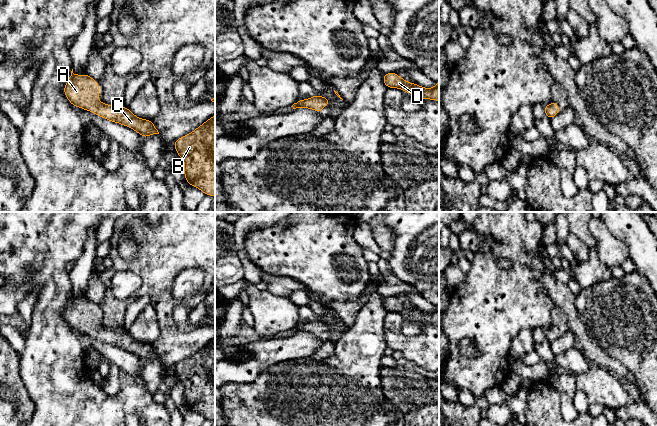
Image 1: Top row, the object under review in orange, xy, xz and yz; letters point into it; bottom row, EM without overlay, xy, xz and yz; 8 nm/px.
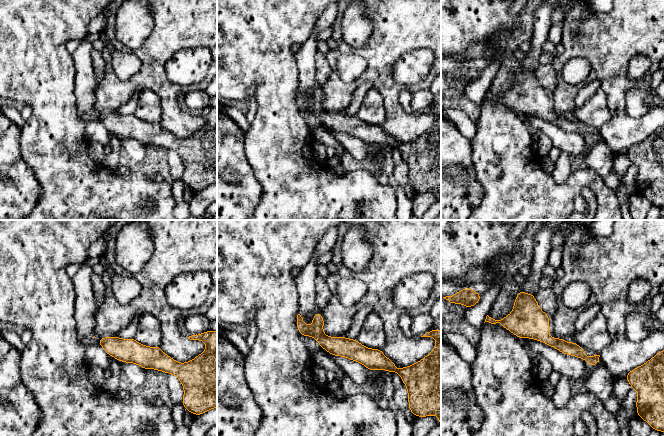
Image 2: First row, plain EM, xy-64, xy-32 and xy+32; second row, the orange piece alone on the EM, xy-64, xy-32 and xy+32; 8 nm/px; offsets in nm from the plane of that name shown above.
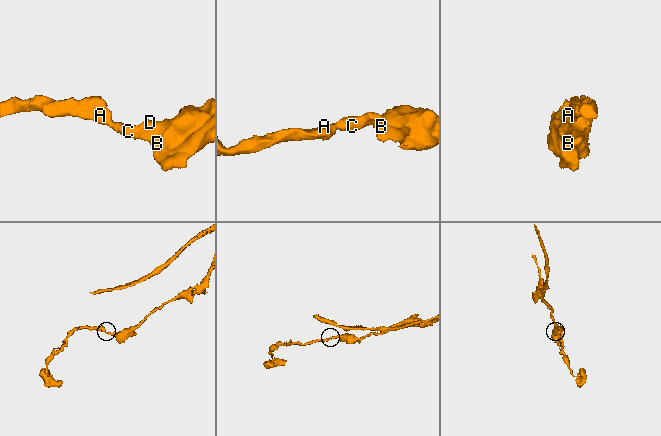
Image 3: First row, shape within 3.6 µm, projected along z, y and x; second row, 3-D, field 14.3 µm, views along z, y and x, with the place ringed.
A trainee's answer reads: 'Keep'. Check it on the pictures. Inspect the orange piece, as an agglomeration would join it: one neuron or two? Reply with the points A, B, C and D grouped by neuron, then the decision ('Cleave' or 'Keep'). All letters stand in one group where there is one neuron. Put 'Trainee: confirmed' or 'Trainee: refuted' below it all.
Groups: A B C D. Keep
Trainee: confirmed

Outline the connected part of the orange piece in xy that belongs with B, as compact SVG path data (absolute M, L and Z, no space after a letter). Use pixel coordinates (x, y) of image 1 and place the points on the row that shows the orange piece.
M215 115L173 145L185 162L187 183L205 195L215 196Z

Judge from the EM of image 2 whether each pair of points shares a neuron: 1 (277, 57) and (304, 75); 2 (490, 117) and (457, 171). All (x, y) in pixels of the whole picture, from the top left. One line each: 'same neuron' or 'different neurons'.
1: different neurons
2: different neurons

